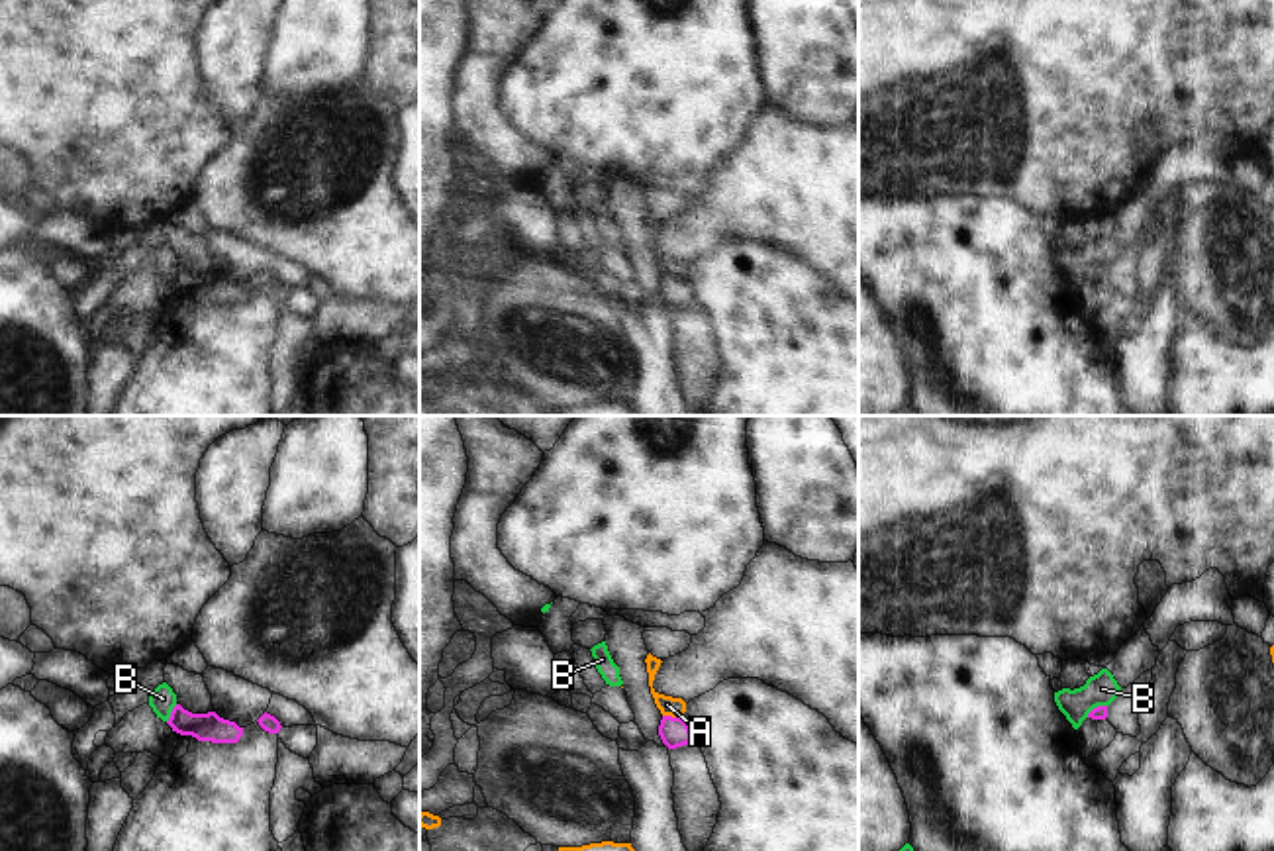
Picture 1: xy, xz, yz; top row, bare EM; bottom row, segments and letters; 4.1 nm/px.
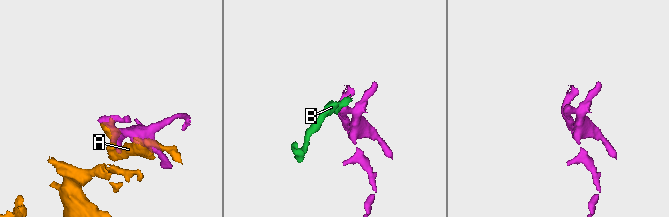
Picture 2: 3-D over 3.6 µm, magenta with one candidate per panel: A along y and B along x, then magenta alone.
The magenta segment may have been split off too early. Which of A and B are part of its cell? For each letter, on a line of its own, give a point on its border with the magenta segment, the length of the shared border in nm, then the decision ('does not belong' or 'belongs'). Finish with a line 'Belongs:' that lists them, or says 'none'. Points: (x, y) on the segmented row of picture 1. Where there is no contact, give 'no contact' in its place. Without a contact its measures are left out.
A: meets magenta in xz at (671, 716); contact 80 nm long; does not belong
B: meets magenta in xy at (171, 714); contact 90 nm long; does not belong
Belongs: none

